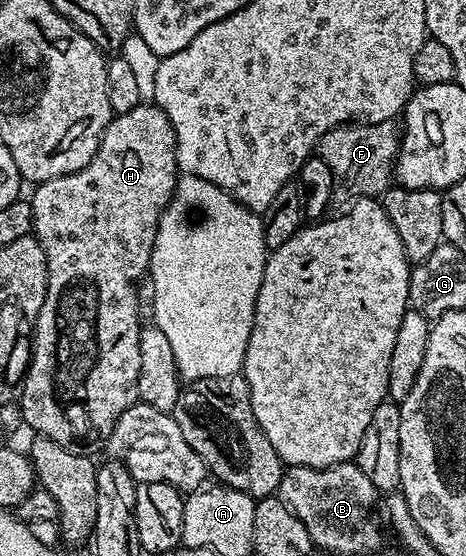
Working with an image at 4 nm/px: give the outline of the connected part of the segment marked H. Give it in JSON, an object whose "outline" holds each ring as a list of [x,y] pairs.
{"outline":[[[142,104],[131,108],[131,112],[123,112],[116,115],[109,121],[109,127],[103,132],[99,148],[91,160],[79,172],[59,176],[55,180],[36,183],[31,203],[33,206],[33,231],[32,233],[39,240],[39,244],[45,250],[47,256],[47,296],[43,300],[43,308],[37,317],[37,329],[33,336],[33,348],[29,360],[29,369],[25,371],[25,381],[21,387],[19,407],[21,406],[21,418],[34,431],[34,435],[55,440],[55,444],[63,444],[72,447],[73,438],[69,435],[69,418],[65,415],[65,406],[72,402],[78,402],[85,409],[85,414],[89,417],[89,422],[93,425],[95,433],[101,440],[108,439],[109,433],[115,428],[119,416],[127,412],[139,401],[137,389],[139,388],[139,332],[143,325],[141,319],[141,302],[137,299],[137,282],[149,269],[151,252],[155,244],[155,232],[161,219],[161,213],[173,199],[173,193],[177,187],[179,177],[179,167],[177,165],[177,141],[175,132],[171,128],[171,120],[156,104]]]}

